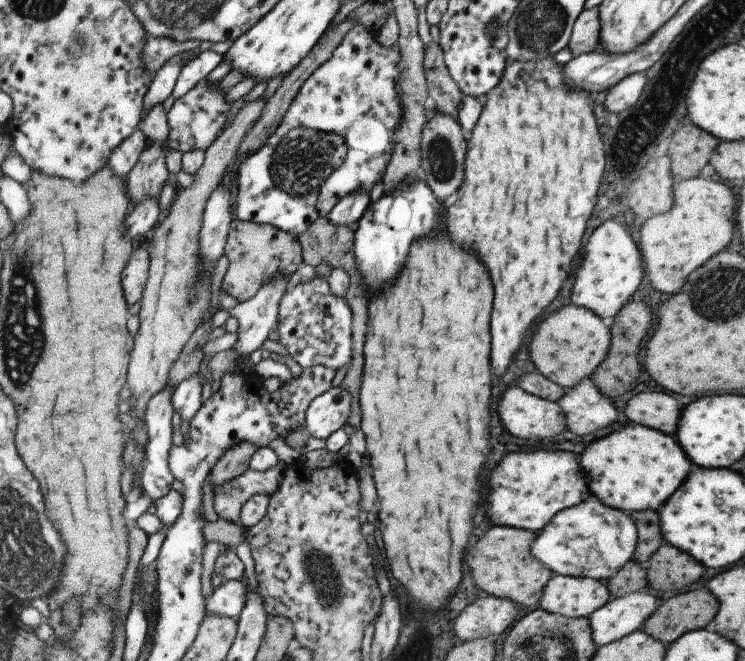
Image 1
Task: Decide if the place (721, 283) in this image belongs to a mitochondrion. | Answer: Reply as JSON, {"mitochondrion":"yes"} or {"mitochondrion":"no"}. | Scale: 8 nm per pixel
{"mitochondrion":"yes"}

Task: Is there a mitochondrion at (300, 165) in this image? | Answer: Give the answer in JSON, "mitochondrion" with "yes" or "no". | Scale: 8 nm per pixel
{"mitochondrion":"yes"}

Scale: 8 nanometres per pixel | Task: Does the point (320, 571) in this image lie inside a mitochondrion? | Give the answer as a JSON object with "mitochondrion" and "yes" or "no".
{"mitochondrion":"yes"}

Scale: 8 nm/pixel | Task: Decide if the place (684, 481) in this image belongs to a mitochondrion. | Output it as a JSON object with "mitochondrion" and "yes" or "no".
{"mitochondrion":"no"}

